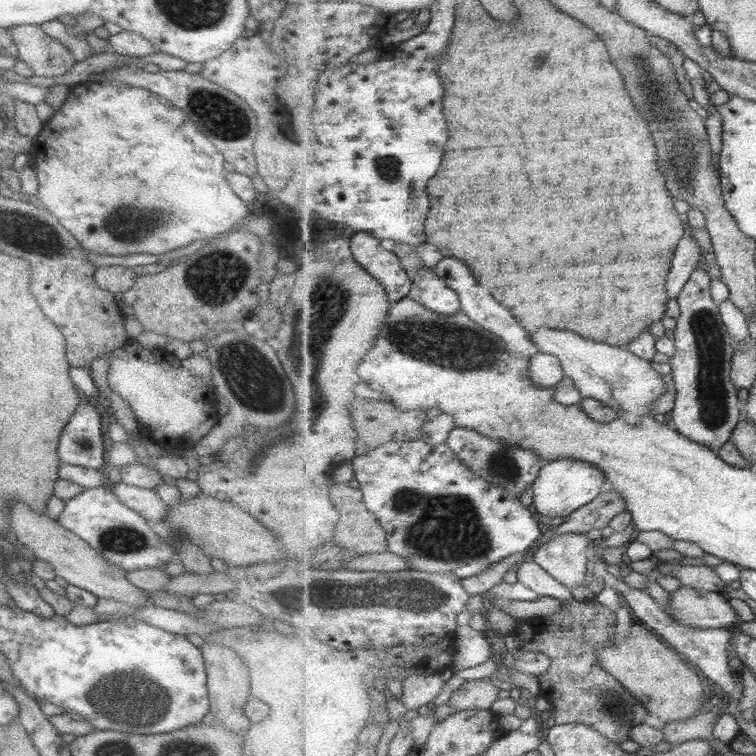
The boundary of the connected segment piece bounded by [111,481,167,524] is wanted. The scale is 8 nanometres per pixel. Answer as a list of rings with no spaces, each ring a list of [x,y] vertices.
[[[119,481],[114,484],[111,491],[119,502],[137,512],[150,524],[161,522],[167,514],[166,504],[163,504],[159,495],[153,490],[131,486]]]

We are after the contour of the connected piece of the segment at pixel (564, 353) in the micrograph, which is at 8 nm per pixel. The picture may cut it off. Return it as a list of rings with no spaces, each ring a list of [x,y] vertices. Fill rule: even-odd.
[[[541,328],[533,334],[531,341],[542,354],[555,355],[561,361],[564,373],[573,378],[584,398],[594,398],[617,412],[618,418],[625,418],[633,426],[641,418],[649,416],[651,406],[667,392],[663,374],[659,374],[651,361],[629,352],[625,347],[587,340],[569,330]]]

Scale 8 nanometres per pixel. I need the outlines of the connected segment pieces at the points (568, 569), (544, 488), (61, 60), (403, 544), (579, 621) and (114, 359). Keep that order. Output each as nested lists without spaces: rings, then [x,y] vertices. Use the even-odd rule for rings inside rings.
[[[561,534],[537,548],[532,560],[566,588],[583,587],[591,570],[588,560],[591,543],[587,534]]]
[[[557,459],[546,462],[537,480],[533,482],[533,504],[537,512],[549,518],[567,518],[575,510],[593,502],[601,494],[607,481],[605,473],[593,463],[577,459]]]
[[[21,24],[7,28],[11,41],[17,45],[17,60],[25,62],[34,76],[62,76],[76,64],[67,47],[49,38],[39,25]]]
[[[415,439],[412,441],[393,441],[382,444],[361,456],[356,456],[351,460],[355,469],[355,478],[359,482],[359,488],[363,491],[366,507],[377,516],[377,520],[387,530],[388,551],[397,556],[401,556],[408,561],[408,568],[429,574],[455,574],[462,580],[483,574],[491,566],[505,561],[505,558],[513,557],[515,554],[532,549],[537,540],[545,536],[545,529],[535,519],[534,514],[527,510],[519,501],[519,497],[509,494],[509,490],[503,490],[501,486],[493,486],[493,482],[477,476],[471,472],[468,466],[453,453],[453,449],[447,443],[438,445],[429,444],[427,441]]]
[[[571,600],[562,605],[562,610],[548,618],[524,619],[517,624],[513,634],[523,641],[523,647],[535,652],[542,652],[551,658],[551,666],[545,674],[538,677],[543,698],[555,706],[557,724],[583,723],[593,727],[613,740],[618,745],[625,740],[631,740],[631,732],[635,726],[645,722],[649,711],[645,705],[633,696],[617,678],[609,674],[601,666],[599,650],[615,638],[618,617],[607,606],[591,600]]]
[[[132,339],[125,340],[124,346],[110,353],[106,379],[111,391],[119,394],[125,400],[136,418],[139,434],[149,438],[161,447],[194,446],[196,440],[205,436],[211,426],[222,420],[221,402],[211,388],[210,362],[205,354],[196,354],[185,359],[175,360],[169,352],[161,346],[152,350],[145,350]]]

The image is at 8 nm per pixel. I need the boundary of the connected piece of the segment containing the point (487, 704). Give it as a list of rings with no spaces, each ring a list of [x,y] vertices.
[[[475,679],[466,681],[466,684],[452,695],[447,705],[452,713],[471,709],[490,710],[503,695],[488,679]]]

